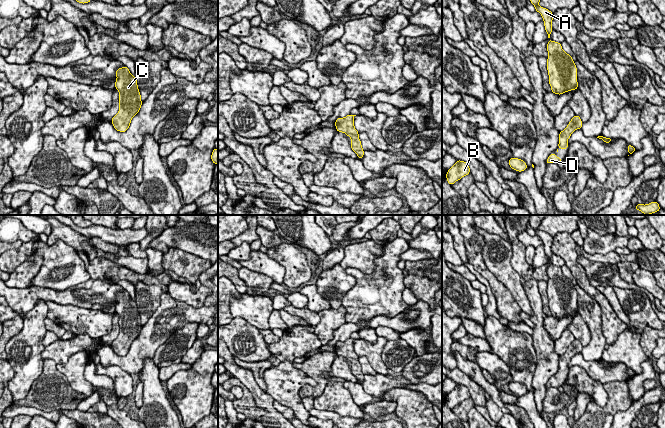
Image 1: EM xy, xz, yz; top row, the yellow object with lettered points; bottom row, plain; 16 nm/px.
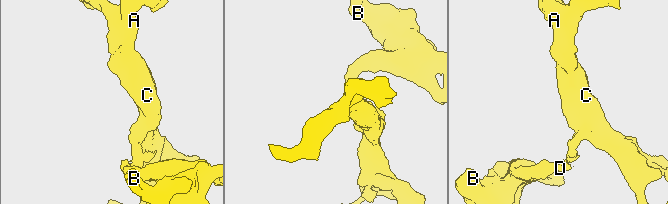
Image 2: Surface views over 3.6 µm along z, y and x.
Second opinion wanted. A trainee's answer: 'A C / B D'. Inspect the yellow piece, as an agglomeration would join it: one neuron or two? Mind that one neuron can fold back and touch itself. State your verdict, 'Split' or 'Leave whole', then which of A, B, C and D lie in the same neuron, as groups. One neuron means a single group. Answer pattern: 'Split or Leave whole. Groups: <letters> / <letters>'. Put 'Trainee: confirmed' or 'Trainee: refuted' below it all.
Leave whole. Groups: A B C D
Trainee: refuted

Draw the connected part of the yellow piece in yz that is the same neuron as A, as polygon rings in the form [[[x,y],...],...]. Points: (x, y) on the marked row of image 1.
[[[530,0],[530,1],[535,6],[535,10],[539,12],[541,16],[543,17],[545,30],[548,34],[548,38],[550,38],[551,32],[553,31],[551,26],[552,20],[553,20],[553,13],[549,11],[548,9],[539,6],[538,4],[540,0]]]

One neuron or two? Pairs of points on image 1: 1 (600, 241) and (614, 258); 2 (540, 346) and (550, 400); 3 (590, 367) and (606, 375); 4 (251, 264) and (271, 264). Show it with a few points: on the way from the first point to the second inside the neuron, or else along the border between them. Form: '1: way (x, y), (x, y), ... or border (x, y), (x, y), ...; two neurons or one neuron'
1: border (614, 250), (604, 254), (586, 252); two neurons
2: border (547, 388), (542, 403), (542, 410); two neurons
3: way (594, 369), (602, 374); one neuron
4: way (256, 263), (266, 264); one neuron

